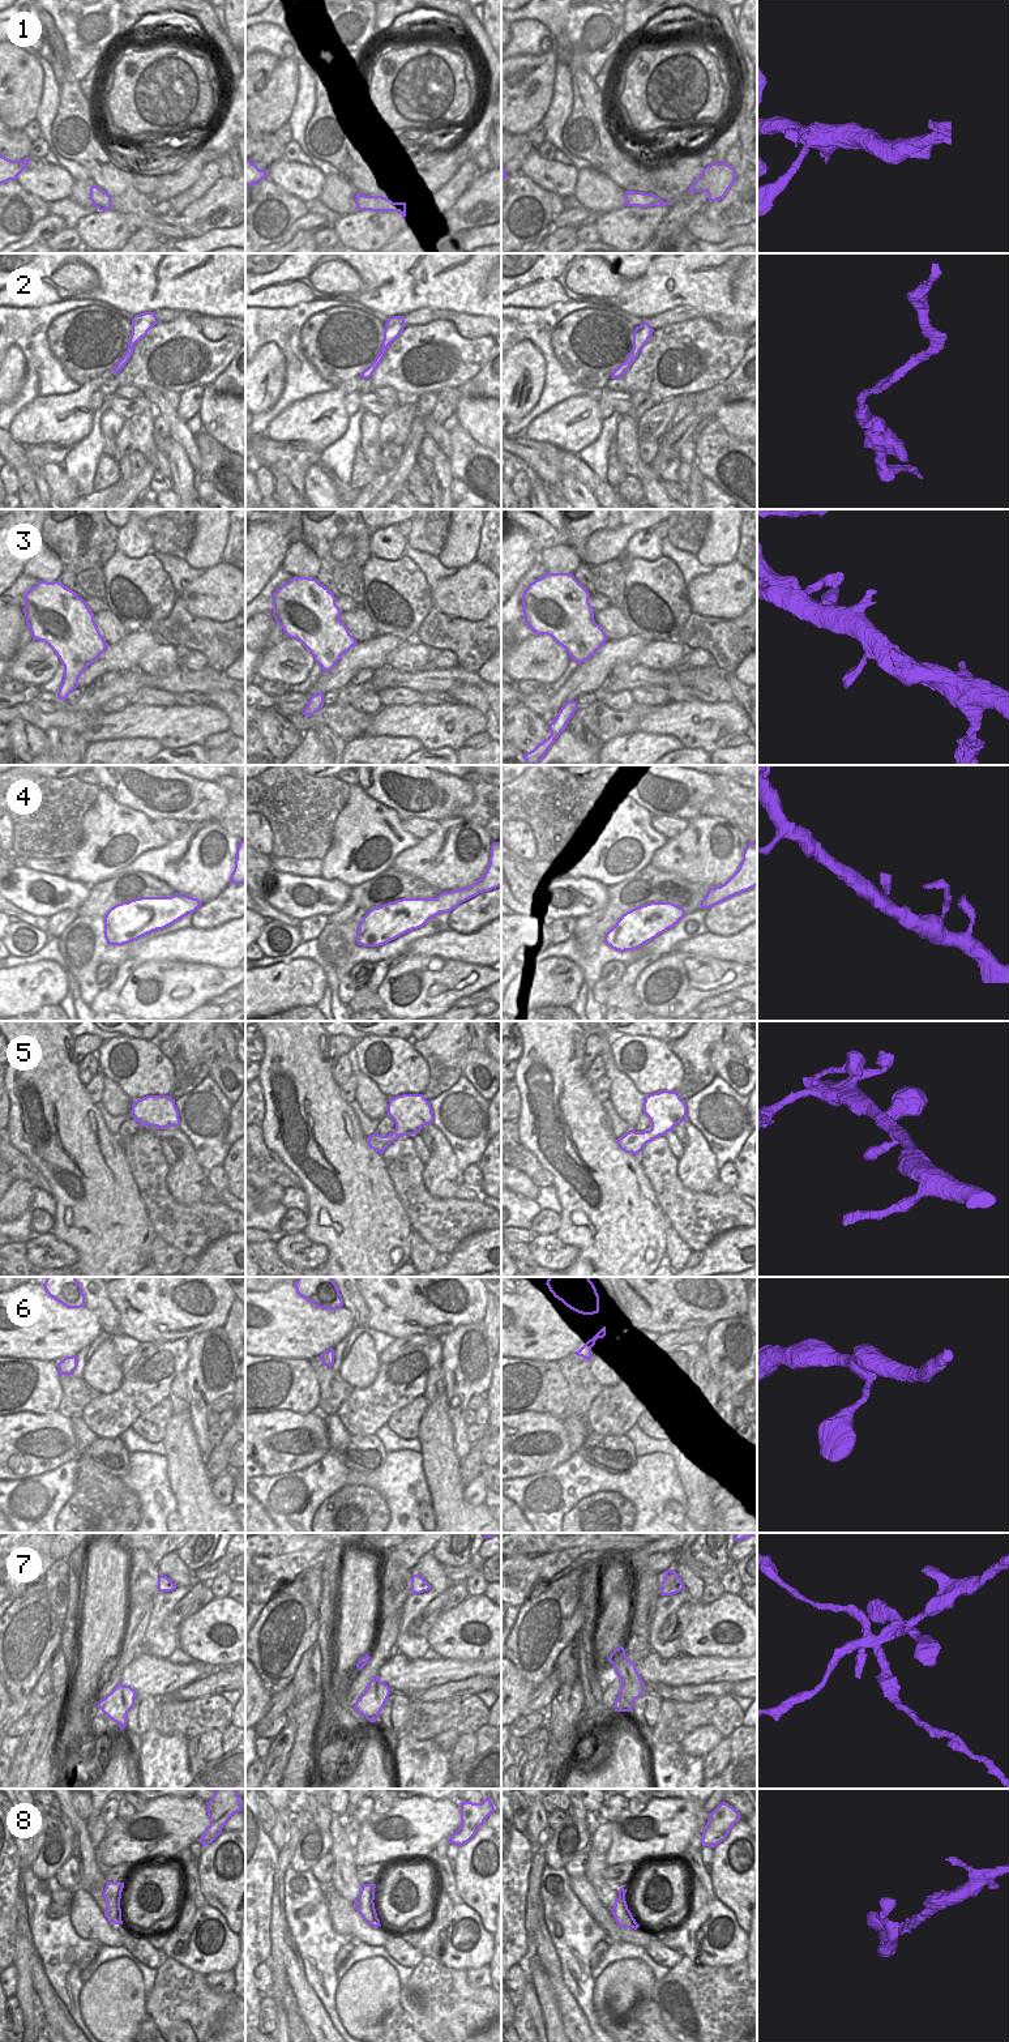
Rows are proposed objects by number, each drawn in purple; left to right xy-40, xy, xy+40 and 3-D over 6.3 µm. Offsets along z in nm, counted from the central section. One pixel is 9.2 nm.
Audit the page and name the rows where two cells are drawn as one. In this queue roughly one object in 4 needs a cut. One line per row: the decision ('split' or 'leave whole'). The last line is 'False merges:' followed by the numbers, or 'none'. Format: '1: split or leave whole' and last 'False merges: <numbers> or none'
1: leave whole
2: leave whole
3: leave whole
4: leave whole
5: leave whole
6: leave whole
7: split
8: leave whole
False merges: 7

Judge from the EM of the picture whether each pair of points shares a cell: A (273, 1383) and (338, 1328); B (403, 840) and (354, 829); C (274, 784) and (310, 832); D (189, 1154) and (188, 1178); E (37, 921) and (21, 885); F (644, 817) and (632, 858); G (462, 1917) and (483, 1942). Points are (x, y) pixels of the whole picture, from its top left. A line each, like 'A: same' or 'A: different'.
A: different
B: same
C: same
D: same
E: different
F: same
G: same

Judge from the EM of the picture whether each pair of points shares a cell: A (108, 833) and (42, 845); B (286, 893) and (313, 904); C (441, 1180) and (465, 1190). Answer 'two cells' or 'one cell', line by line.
A: two cells
B: one cell
C: two cells

